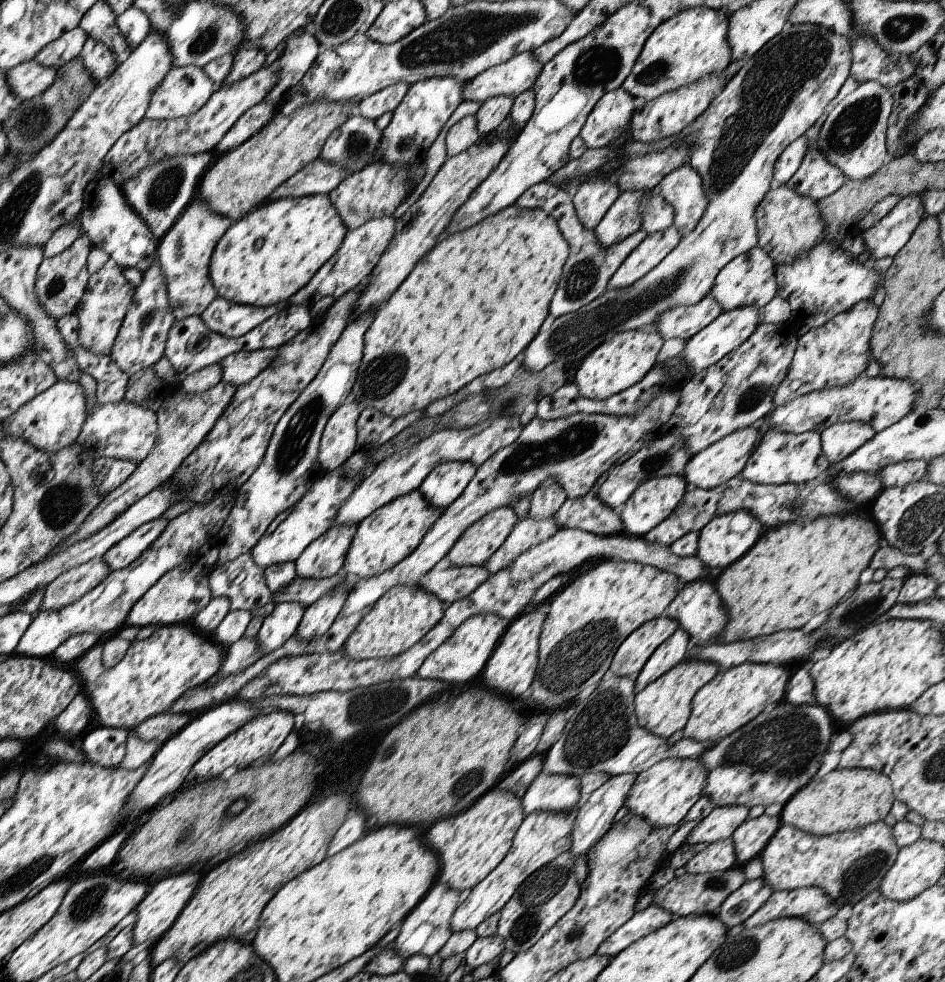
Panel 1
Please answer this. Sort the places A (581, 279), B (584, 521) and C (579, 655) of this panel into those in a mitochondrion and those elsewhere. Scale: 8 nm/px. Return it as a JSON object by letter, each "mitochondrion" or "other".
{"A":"mitochondrion","B":"other","C":"mitochondrion"}

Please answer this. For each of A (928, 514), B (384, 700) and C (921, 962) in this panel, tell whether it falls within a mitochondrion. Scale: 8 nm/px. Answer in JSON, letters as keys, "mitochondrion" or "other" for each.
{"A":"mitochondrion","B":"mitochondrion","C":"other"}

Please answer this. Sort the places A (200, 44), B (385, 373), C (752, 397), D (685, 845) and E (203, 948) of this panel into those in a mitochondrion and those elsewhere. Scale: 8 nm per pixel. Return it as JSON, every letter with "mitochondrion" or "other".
{"A":"mitochondrion","B":"mitochondrion","C":"mitochondrion","D":"other","E":"other"}

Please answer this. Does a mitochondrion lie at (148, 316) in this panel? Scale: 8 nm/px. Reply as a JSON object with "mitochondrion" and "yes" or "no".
{"mitochondrion":"yes"}

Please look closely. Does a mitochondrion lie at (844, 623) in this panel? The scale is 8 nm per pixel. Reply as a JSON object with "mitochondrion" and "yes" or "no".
{"mitochondrion":"yes"}

